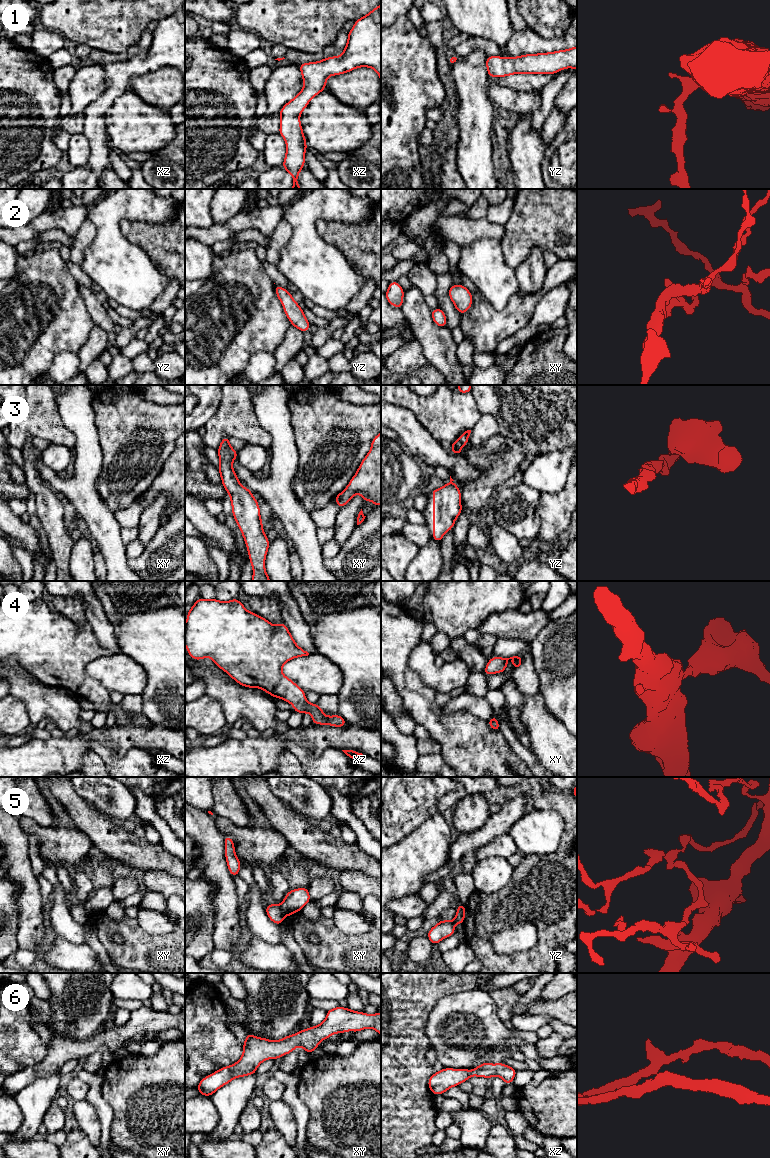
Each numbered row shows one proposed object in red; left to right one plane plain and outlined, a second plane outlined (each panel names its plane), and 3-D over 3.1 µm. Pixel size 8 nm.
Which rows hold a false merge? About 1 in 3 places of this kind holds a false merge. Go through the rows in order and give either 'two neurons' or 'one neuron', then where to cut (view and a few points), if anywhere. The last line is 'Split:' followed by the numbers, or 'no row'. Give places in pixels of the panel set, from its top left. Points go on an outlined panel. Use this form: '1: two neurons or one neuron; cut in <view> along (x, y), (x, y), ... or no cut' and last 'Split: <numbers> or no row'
1: one neuron; no cut
2: one neuron; no cut
3: one neuron; no cut
4: one neuron; no cut
5: two neurons; cut in xy along (278, 905), (284, 915)
6: one neuron; no cut
Split: 5

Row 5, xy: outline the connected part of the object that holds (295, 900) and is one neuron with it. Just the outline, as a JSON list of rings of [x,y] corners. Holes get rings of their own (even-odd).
[[[302,887],[295,890],[289,890],[285,899],[279,905],[284,916],[290,916],[300,910],[311,901],[308,888]]]

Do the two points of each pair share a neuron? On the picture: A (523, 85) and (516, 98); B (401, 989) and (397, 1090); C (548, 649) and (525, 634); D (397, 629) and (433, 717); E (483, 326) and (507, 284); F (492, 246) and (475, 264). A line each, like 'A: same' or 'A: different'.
A: different
B: same
C: different
D: same
E: different
F: same

